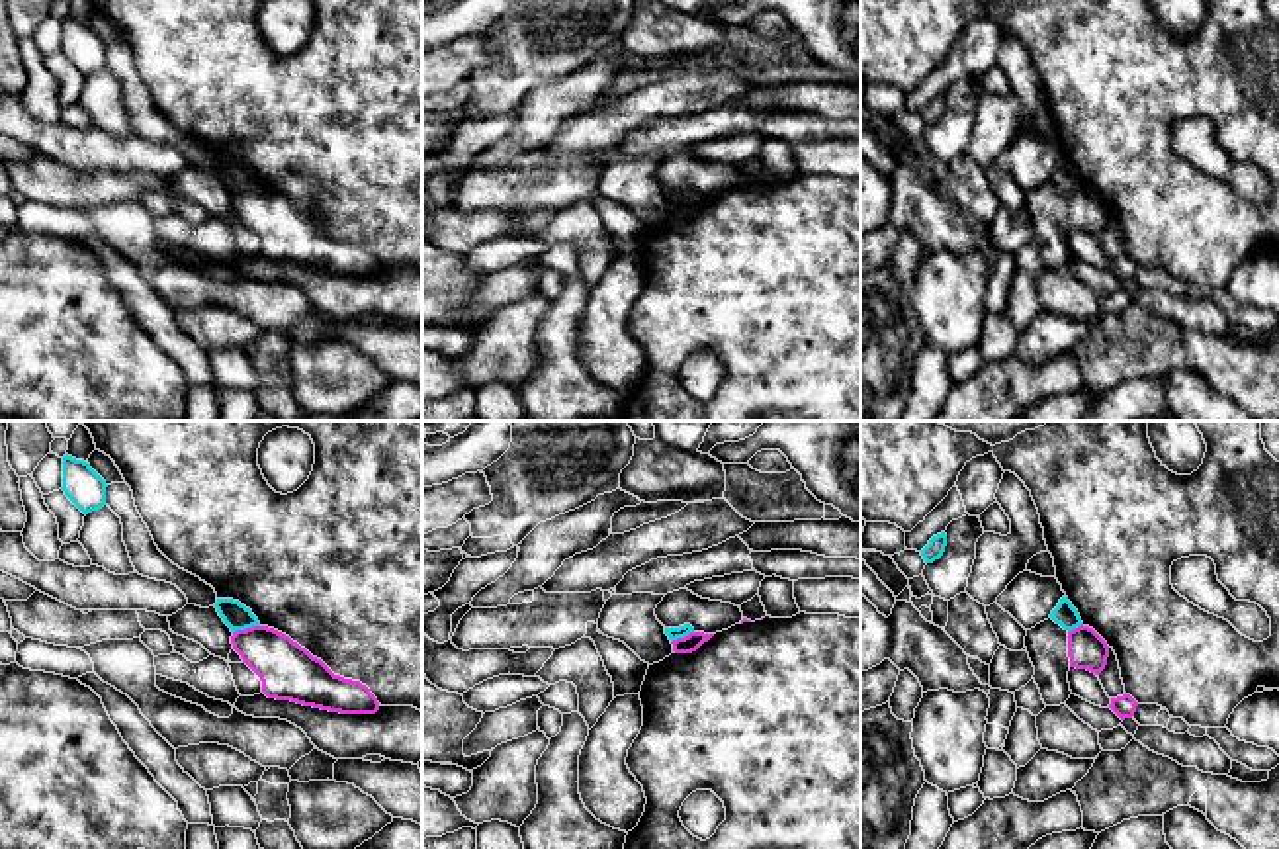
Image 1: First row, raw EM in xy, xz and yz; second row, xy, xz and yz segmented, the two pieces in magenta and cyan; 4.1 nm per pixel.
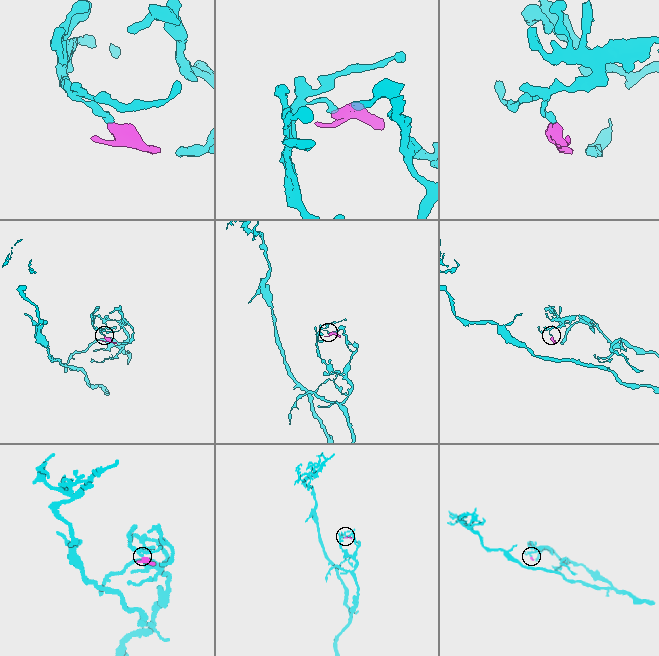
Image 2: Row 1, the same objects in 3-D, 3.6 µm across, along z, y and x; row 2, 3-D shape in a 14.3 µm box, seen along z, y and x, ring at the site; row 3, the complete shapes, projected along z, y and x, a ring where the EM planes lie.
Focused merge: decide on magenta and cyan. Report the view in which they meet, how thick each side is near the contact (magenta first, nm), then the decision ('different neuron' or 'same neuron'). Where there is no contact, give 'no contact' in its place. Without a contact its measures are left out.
xy | 240/110 nm | different neuron

